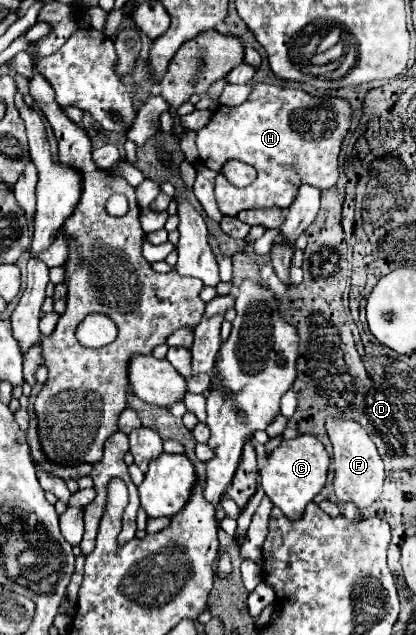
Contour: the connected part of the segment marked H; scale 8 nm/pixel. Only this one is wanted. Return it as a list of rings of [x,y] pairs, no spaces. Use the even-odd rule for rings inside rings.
[[[255,84],[251,96],[239,106],[219,106],[211,118],[211,122],[197,132],[197,148],[201,162],[217,172],[215,180],[215,198],[219,212],[223,216],[237,216],[247,208],[289,208],[297,198],[297,188],[301,184],[315,186],[319,190],[329,190],[339,180],[339,152],[343,138],[349,130],[353,118],[353,108],[345,98],[333,96],[311,96],[301,88],[283,88],[273,84]],[[229,160],[239,160],[251,164],[257,170],[257,178],[253,184],[245,188],[235,188],[225,174],[221,172],[223,164]]]

